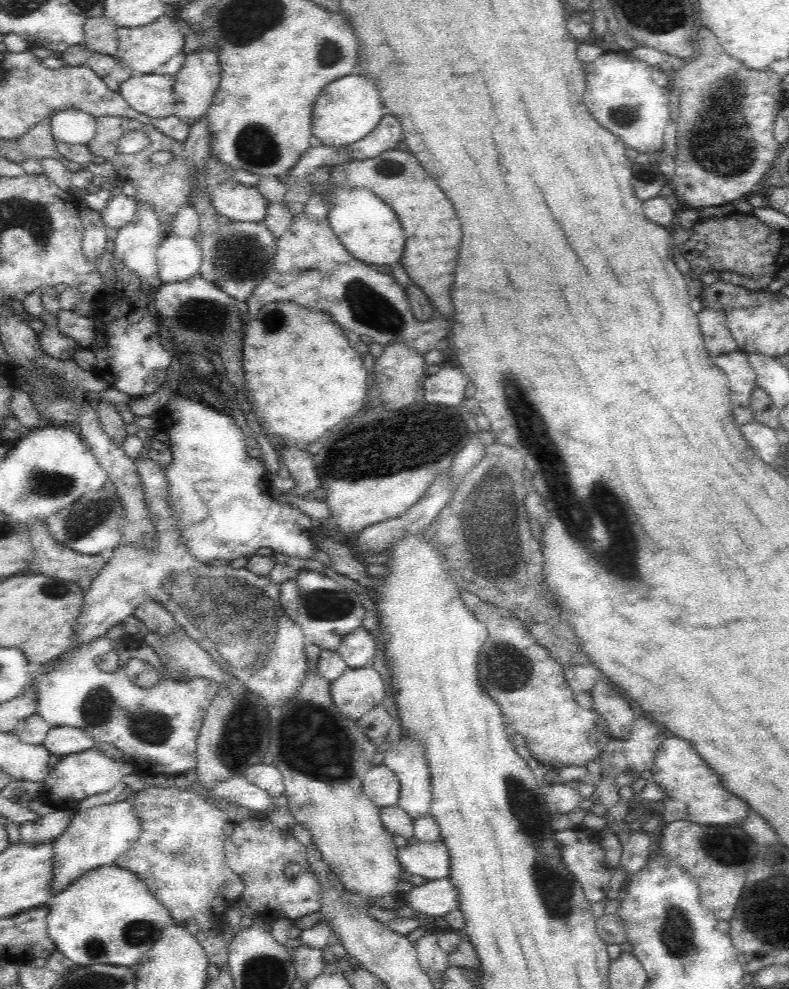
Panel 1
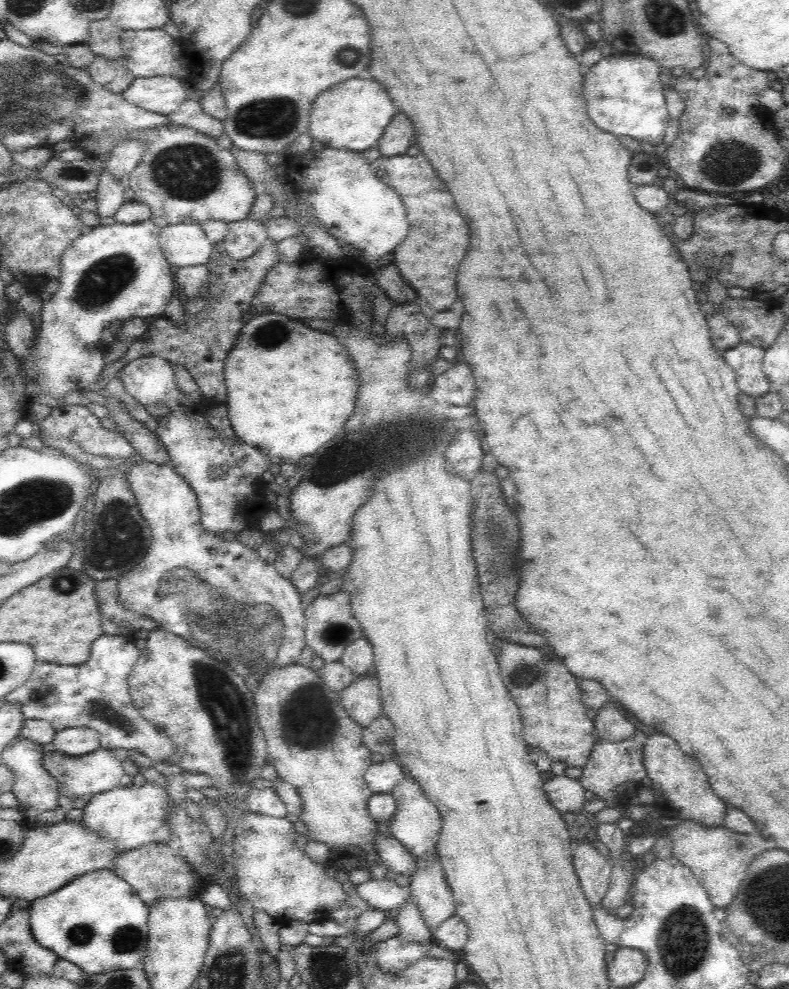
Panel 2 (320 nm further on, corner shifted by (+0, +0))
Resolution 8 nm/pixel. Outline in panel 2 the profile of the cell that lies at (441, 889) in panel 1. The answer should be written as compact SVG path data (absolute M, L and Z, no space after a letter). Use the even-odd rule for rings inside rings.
M369 879L356 886L356 893L368 903L370 908L382 910L392 910L398 908L406 902L412 900L410 889L398 886L394 879Z

